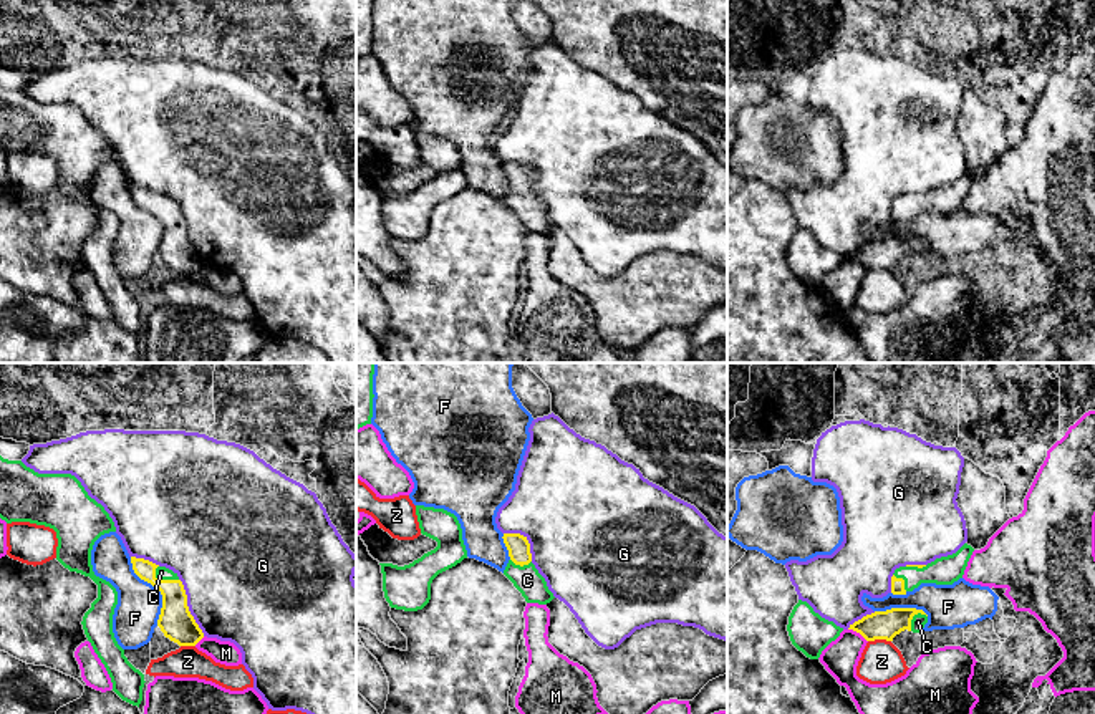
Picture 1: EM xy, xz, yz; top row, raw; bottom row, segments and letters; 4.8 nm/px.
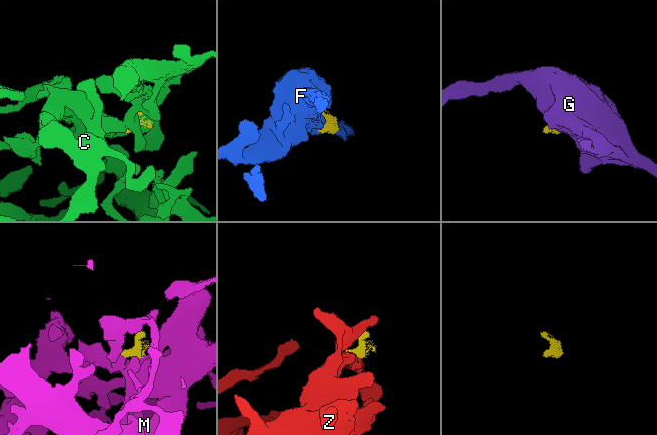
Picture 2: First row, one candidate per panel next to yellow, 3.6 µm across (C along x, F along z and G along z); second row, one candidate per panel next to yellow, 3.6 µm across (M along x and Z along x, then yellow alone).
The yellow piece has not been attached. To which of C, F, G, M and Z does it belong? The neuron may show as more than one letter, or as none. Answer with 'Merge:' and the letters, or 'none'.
Merge: C

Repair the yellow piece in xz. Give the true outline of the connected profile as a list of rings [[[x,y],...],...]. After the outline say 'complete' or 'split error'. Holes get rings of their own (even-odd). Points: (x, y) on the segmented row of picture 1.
[[[504,533],[502,538],[510,557],[504,575],[522,593],[527,603],[550,603],[555,596],[548,590],[545,578],[532,563],[530,543],[527,537],[520,533]]]; split error

